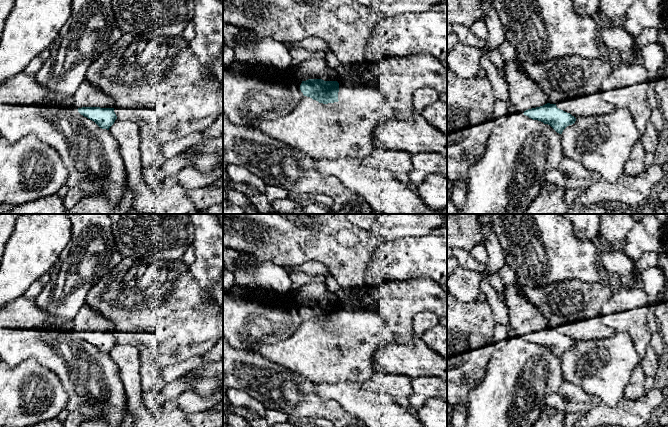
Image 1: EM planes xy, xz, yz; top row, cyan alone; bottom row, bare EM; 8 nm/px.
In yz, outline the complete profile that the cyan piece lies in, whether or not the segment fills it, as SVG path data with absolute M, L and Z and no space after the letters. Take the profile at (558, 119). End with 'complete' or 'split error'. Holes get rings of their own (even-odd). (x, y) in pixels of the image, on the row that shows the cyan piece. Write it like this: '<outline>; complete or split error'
M517 59L505 62L504 69L509 100L517 112L550 125L559 134L575 123L574 116L548 102L547 95L525 74Z; split error

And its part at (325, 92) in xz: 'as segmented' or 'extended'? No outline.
extended

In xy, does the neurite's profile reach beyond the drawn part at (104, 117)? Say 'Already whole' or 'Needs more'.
Needs more

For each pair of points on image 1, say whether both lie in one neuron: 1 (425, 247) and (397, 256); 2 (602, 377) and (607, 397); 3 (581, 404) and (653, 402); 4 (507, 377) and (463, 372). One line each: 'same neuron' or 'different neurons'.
1: same neuron
2: same neuron
3: different neurons
4: different neurons

